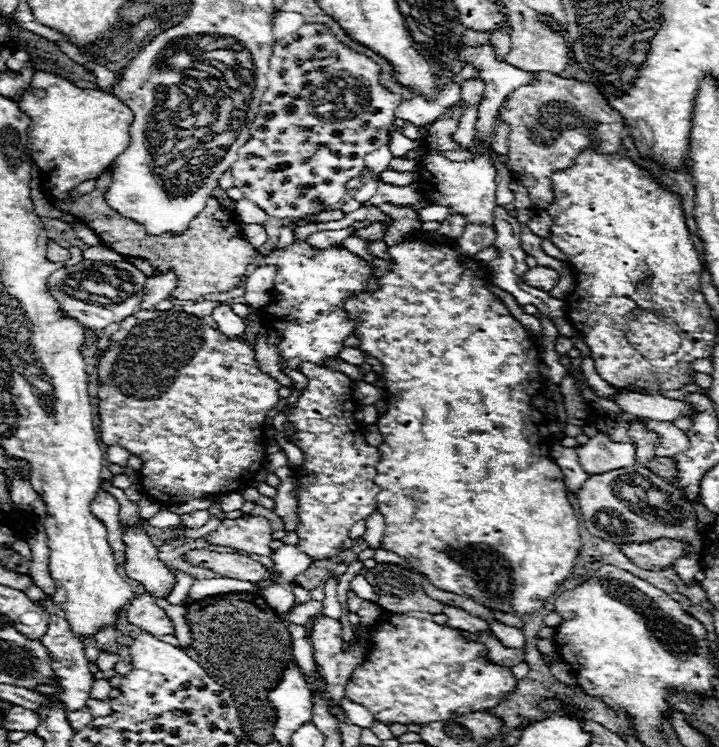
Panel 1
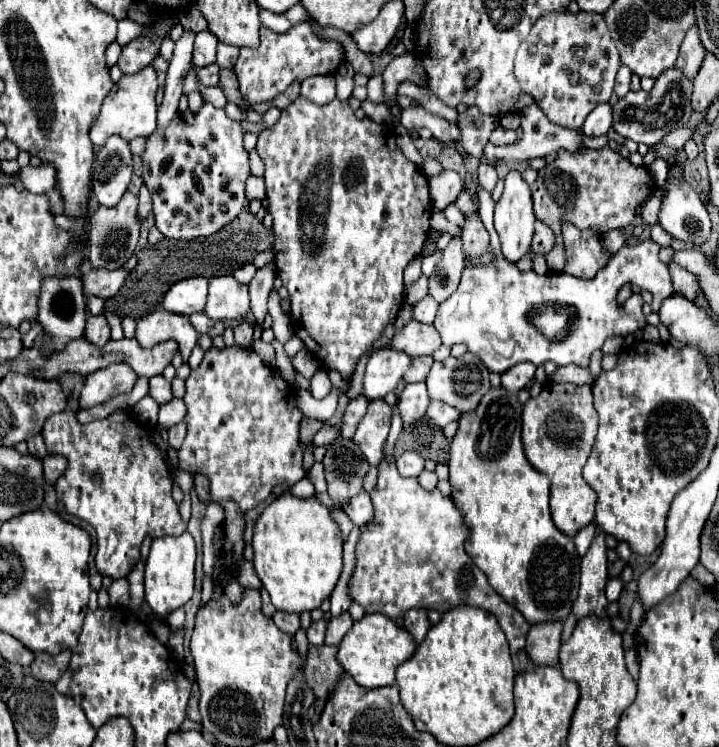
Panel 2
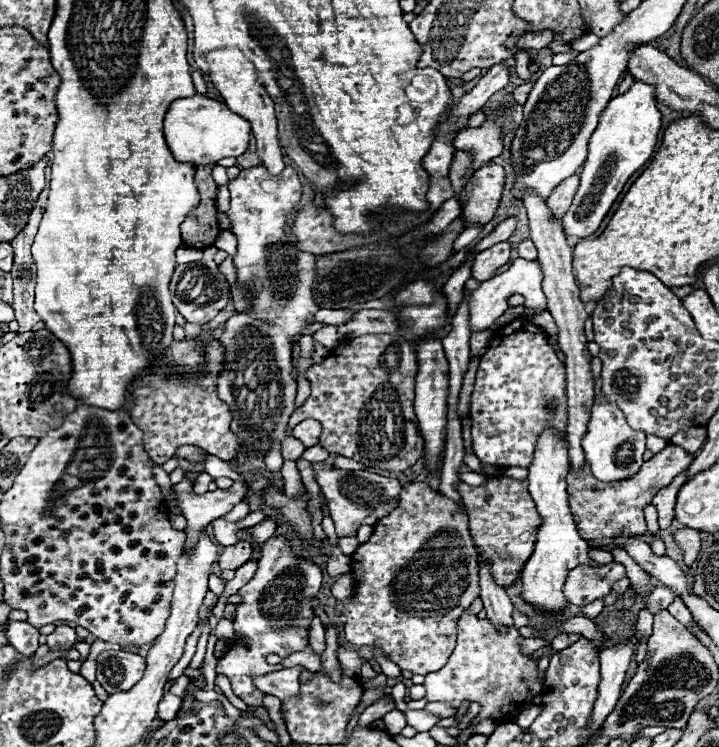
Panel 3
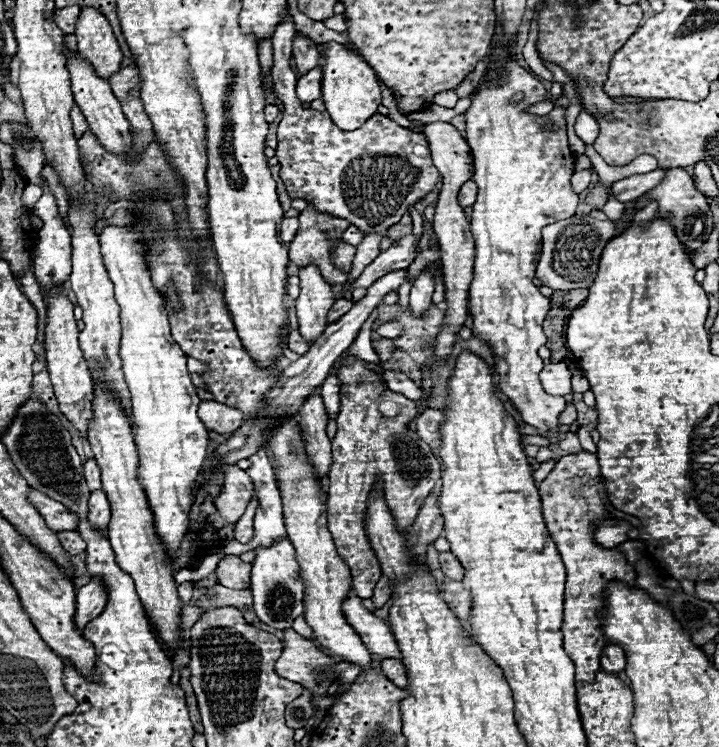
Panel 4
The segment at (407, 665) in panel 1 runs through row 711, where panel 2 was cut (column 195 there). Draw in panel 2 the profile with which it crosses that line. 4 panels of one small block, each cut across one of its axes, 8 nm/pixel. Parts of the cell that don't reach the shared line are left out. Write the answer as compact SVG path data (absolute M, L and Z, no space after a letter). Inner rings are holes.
M244 346L216 348L204 352L204 358L196 370L190 372L186 380L186 438L178 450L178 468L186 470L192 478L202 474L210 480L210 502L236 502L242 512L256 508L264 502L272 488L280 482L294 486L306 472L302 468L300 450L300 422L304 414L296 406L296 394L288 382L284 382L278 372L264 364L262 358Z

